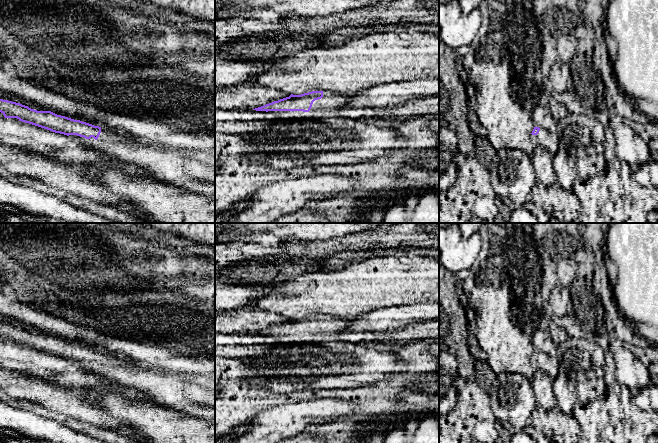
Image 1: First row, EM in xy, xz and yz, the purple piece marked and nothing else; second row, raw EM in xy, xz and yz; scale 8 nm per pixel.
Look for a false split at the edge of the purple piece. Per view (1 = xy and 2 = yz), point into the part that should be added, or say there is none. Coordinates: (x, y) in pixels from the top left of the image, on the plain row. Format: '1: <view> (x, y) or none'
1: xy (106, 359)
2: yz (545, 362)

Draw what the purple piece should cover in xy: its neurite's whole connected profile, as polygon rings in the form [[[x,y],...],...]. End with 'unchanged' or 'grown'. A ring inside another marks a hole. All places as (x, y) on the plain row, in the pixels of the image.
[[[0,323],[0,336],[5,342],[17,342],[55,357],[77,359],[99,366],[125,366],[116,356],[92,348],[57,339],[51,335],[37,335],[20,327]]]; grown

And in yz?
[[[534,351],[531,358],[534,366],[543,370],[552,380],[555,380],[560,367],[558,358],[552,358],[551,355],[539,351]]]; grown

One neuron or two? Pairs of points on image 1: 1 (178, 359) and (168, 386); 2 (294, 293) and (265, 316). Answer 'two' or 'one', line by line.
1: two
2: two

